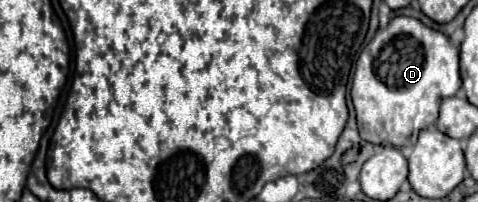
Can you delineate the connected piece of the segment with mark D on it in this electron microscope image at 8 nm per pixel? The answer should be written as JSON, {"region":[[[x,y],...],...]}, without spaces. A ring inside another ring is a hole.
{"region":[[[397,16],[389,22],[387,28],[377,30],[375,38],[363,48],[355,78],[351,86],[351,100],[357,112],[357,126],[363,140],[371,144],[391,144],[395,148],[405,148],[405,140],[411,140],[411,144],[417,140],[419,132],[433,126],[437,122],[439,104],[443,98],[455,96],[461,88],[459,78],[459,50],[451,46],[449,38],[441,32],[435,32],[427,26],[423,26],[415,18]]]}

